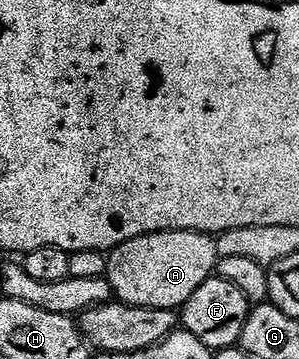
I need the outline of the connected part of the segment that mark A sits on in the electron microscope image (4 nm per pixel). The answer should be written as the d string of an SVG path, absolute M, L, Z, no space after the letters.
M162 231L133 237L107 255L107 274L114 298L130 307L181 309L206 279L216 274L220 260L215 239L199 231Z

